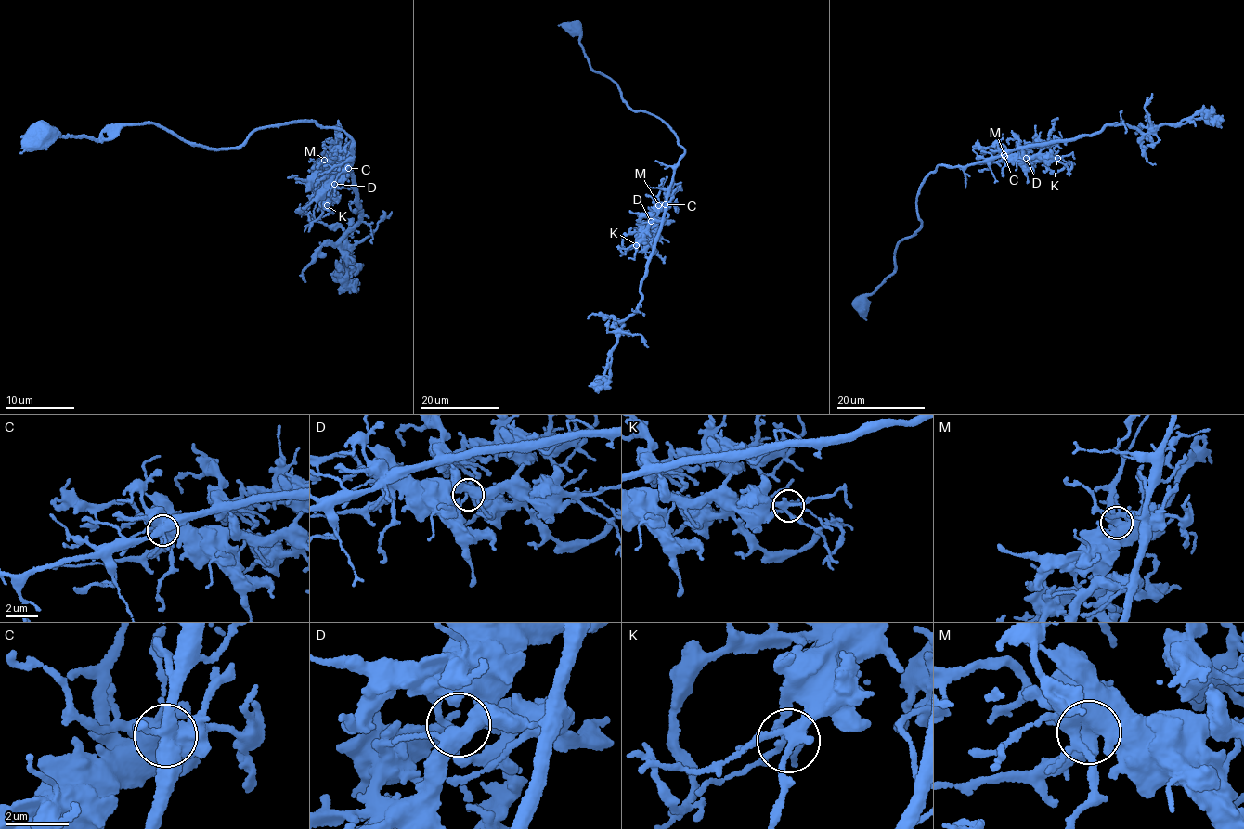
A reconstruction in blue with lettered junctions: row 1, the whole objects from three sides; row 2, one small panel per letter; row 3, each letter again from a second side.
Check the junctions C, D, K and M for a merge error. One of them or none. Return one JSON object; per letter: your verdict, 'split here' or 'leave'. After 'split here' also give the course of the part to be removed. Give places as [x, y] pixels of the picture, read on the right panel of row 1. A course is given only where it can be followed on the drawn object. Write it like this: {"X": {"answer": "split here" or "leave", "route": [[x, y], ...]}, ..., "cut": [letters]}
{"C": {"answer": "leave"}, "D": {"answer": "leave"}, "K": {"answer": "leave"}, "M": {"answer": "leave"}, "cut": []}

